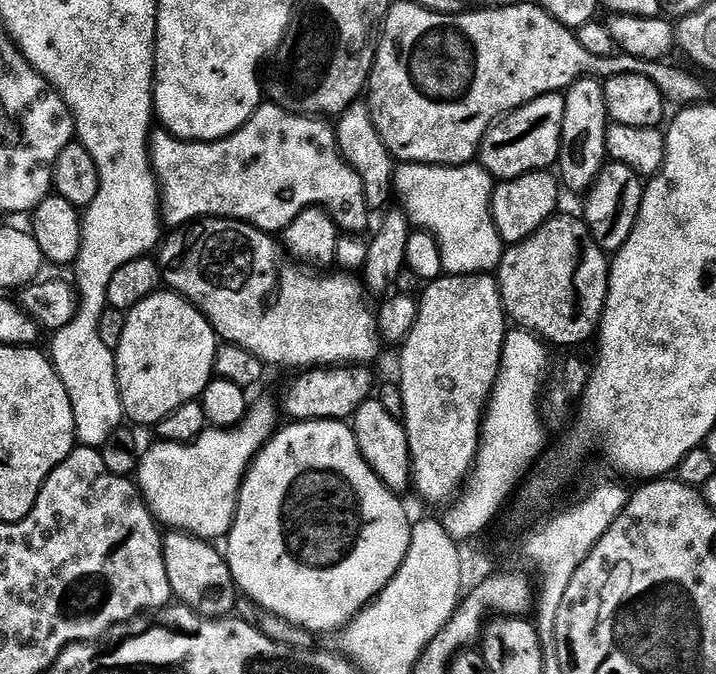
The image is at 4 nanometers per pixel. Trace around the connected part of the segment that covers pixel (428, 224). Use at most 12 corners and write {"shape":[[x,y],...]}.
{"shape":[[404,162],[399,207],[449,276],[492,274],[506,245],[476,162]]}

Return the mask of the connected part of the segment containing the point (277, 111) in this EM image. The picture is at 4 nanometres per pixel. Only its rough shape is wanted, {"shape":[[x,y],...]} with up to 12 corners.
{"shape":[[261,103],[238,131],[150,136],[166,220],[364,234],[327,119]]}

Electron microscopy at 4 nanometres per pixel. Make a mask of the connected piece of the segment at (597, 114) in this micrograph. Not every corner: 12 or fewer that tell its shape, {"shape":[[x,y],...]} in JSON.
{"shape":[[604,85],[563,93],[558,176],[584,194],[608,160]]}

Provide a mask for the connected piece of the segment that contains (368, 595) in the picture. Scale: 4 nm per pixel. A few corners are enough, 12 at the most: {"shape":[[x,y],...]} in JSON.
{"shape":[[339,420],[281,427],[226,537],[237,589],[343,629],[413,521]]}

